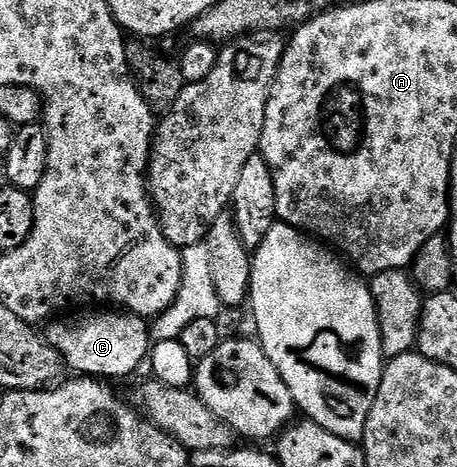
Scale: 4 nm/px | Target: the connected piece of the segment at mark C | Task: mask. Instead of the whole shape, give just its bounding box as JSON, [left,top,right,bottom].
[45,309,153,380]

